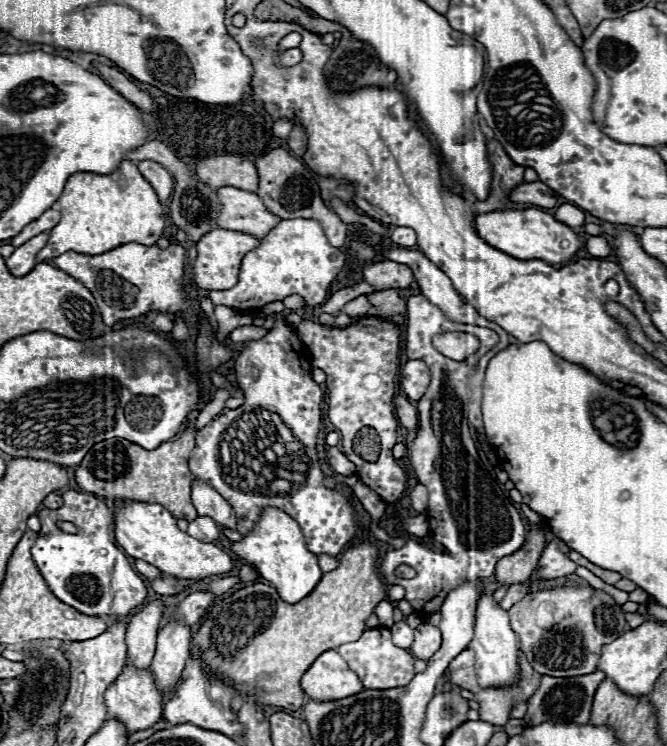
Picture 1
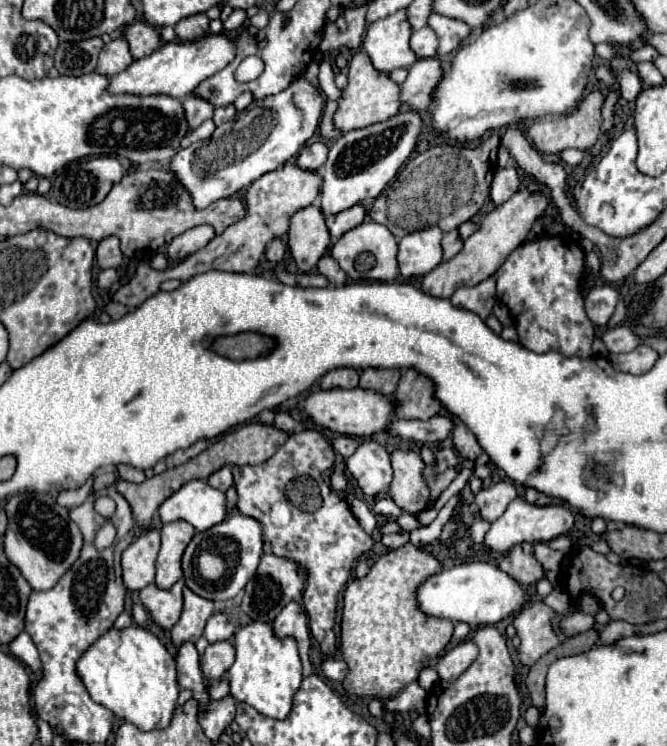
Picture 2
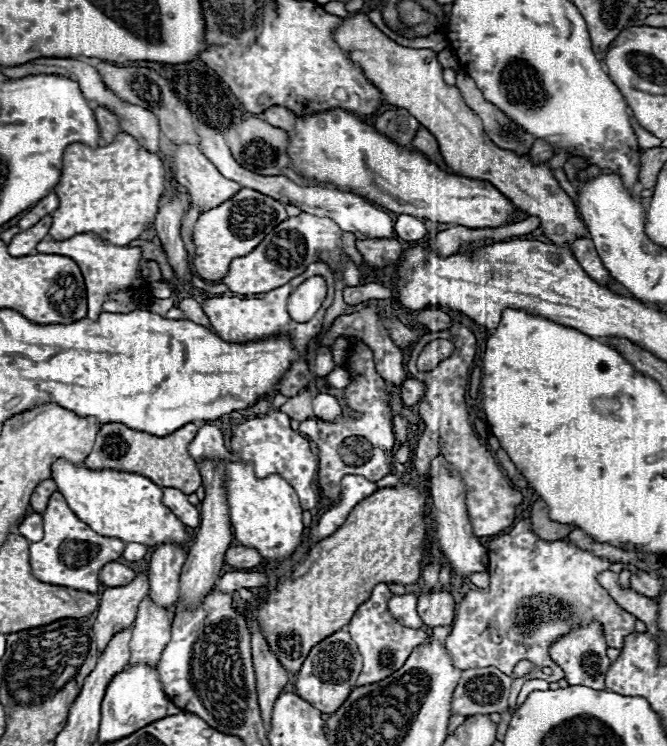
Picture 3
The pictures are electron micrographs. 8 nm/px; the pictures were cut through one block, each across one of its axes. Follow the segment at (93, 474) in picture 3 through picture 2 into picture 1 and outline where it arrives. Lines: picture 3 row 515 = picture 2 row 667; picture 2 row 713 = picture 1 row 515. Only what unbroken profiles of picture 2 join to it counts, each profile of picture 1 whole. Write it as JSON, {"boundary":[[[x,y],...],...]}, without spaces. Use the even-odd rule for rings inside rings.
{"boundary":[[[116,502],[114,510],[114,536],[128,556],[146,560],[162,572],[176,578],[208,578],[232,570],[232,558],[216,544],[200,542],[186,532],[180,532],[176,518],[160,504],[150,502]]]}

